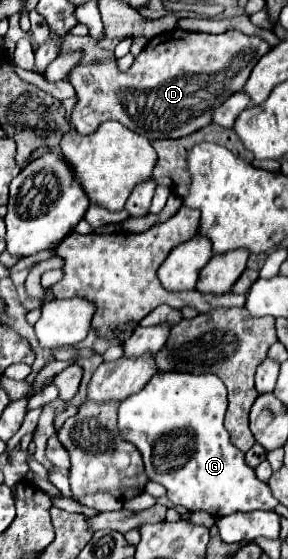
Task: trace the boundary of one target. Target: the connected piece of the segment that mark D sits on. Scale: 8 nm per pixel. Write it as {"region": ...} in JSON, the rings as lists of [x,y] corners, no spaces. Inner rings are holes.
{"region":[[[173,29],[169,33],[161,33],[153,37],[147,47],[135,57],[135,63],[127,71],[117,69],[117,61],[95,61],[77,65],[65,79],[75,87],[77,103],[75,103],[75,129],[81,135],[93,133],[103,121],[119,121],[127,129],[145,135],[147,139],[179,139],[199,131],[201,127],[211,123],[213,111],[235,91],[241,91],[247,83],[251,69],[255,63],[271,49],[267,41],[259,35],[245,35],[241,31],[225,31],[221,35],[197,33],[197,31],[181,31]]]}

